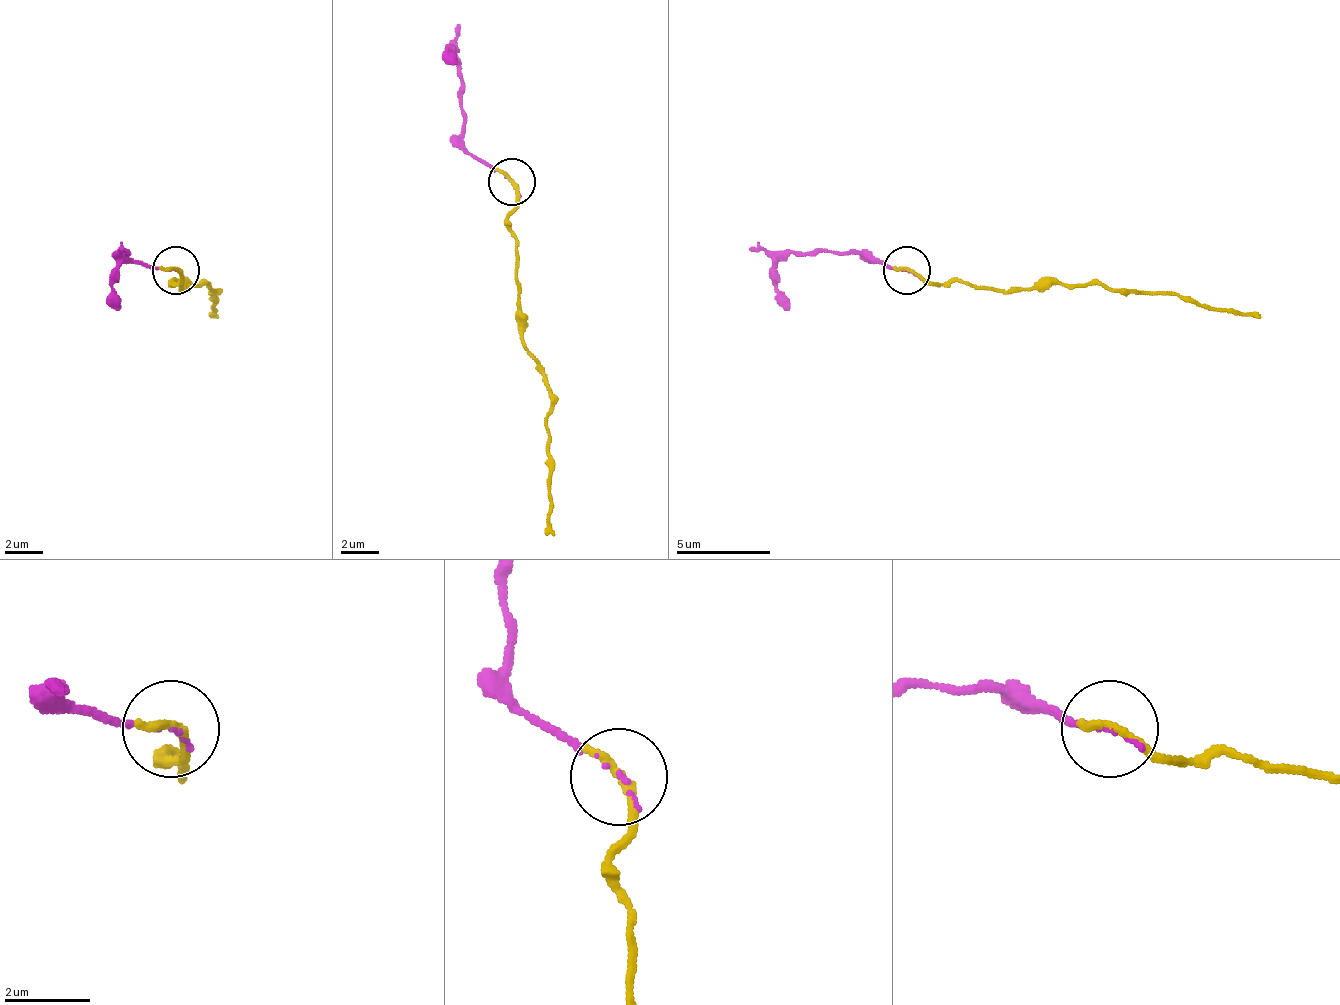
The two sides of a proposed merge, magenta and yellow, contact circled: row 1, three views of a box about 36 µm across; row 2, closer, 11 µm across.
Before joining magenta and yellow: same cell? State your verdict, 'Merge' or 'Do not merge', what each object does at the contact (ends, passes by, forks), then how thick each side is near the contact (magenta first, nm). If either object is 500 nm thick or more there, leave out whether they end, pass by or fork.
Merge. At the ring magenta ends. At the ring yellow ends. Thickness 70 nm (magenta) against 240 nm

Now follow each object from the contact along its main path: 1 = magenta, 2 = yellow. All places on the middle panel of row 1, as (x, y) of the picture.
1: (512, 180), (484, 166), (465, 147), (460, 67), (451, 53), (456, 62)
2: (512, 180), (517, 204), (508, 218), (522, 346), (550, 393), (545, 534)

